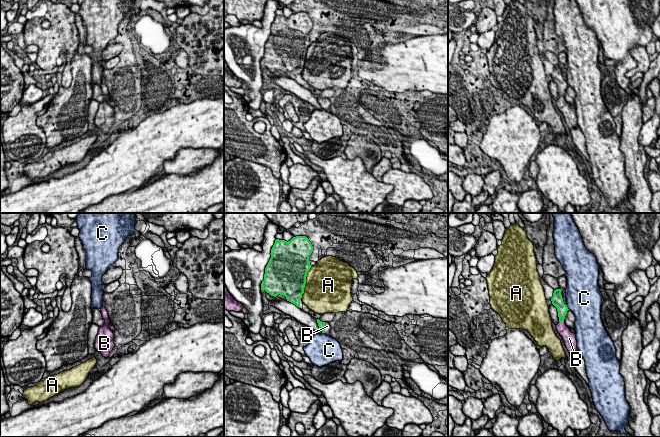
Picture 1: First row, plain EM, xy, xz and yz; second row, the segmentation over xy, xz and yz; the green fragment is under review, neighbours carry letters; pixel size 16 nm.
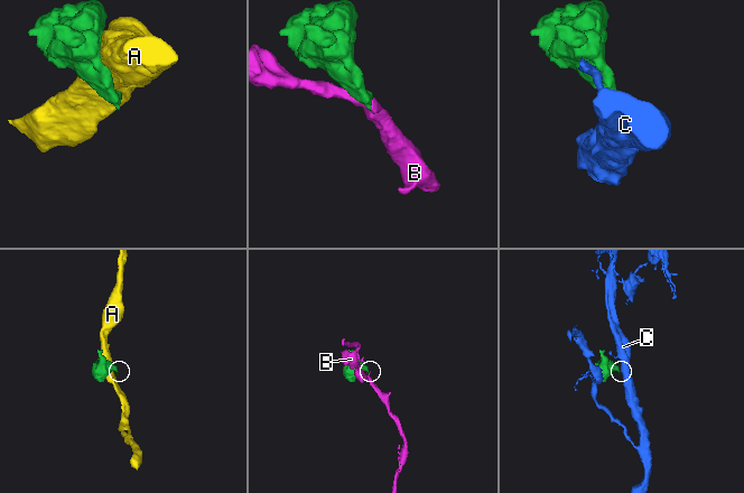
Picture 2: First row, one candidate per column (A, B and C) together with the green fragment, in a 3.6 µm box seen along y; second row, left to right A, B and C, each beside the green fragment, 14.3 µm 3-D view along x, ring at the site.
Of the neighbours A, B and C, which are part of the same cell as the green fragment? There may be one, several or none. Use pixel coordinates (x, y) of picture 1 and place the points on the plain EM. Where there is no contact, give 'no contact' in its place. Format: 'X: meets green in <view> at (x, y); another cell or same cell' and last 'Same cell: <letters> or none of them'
A: meets green in xz at (305, 56); another cell
B: meets green in xz at (324, 103); same cell
C: meets green in yz at (567, 83); another cell
Same cell: B

